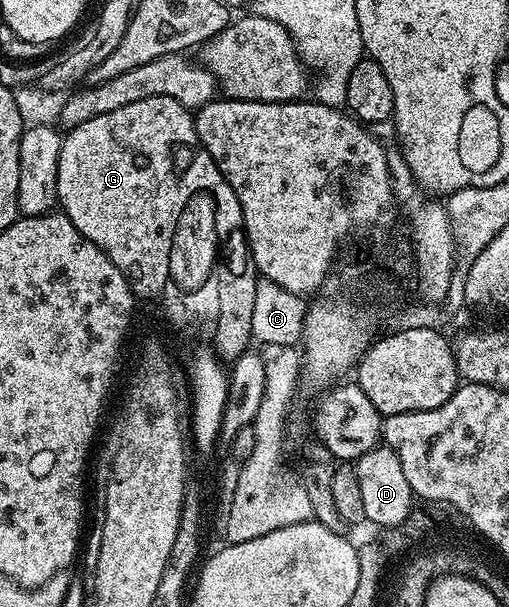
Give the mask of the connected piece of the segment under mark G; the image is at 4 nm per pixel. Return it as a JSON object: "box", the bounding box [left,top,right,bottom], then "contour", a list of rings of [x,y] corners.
{"box":[56,96,258,360],"contour":[[[150,96],[146,100],[134,100],[134,104],[126,104],[122,108],[114,108],[114,112],[106,112],[102,116],[94,116],[82,124],[71,127],[63,135],[58,156],[58,176],[56,177],[56,197],[59,209],[74,224],[74,228],[85,232],[91,226],[100,226],[95,237],[98,242],[108,242],[108,246],[116,246],[116,254],[120,254],[120,246],[128,246],[128,240],[142,233],[140,226],[152,227],[154,224],[178,224],[184,214],[196,202],[206,200],[211,215],[210,220],[228,234],[223,246],[224,262],[232,262],[236,258],[236,266],[228,266],[220,278],[228,278],[232,286],[228,286],[228,302],[224,302],[224,318],[220,318],[220,343],[215,352],[221,359],[235,360],[249,349],[248,341],[253,341],[251,320],[253,319],[255,288],[258,271],[252,262],[248,249],[248,239],[244,237],[244,215],[242,206],[238,204],[236,190],[222,176],[214,160],[200,143],[197,123],[193,115],[178,100],[170,96]]]}

